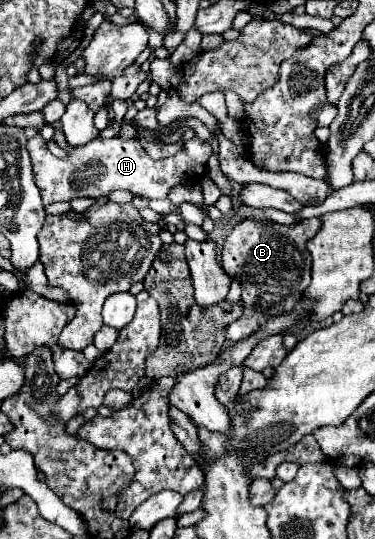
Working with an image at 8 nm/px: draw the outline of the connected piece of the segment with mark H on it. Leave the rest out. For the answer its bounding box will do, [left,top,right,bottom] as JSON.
[27,134,211,204]

